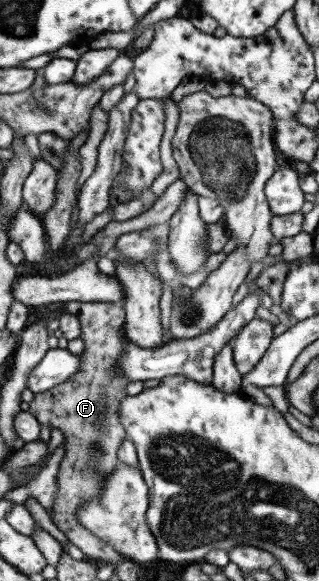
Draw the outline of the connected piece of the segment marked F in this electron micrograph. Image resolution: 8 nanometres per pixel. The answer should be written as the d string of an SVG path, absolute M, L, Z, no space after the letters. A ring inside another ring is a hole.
M68 301L64 304L66 312L77 315L82 324L80 338L84 340L85 350L78 356L80 368L78 374L68 381L48 392L35 394L29 402L28 412L40 425L49 427L50 431L59 429L64 436L62 445L66 452L59 465L58 492L54 494L49 514L52 521L87 559L102 559L115 565L128 558L88 531L77 519L77 514L84 503L96 501L102 495L103 481L119 462L118 448L124 439L129 439L118 418L120 401L127 396L125 388L131 383L118 372L118 359L130 343L123 326L125 309L120 304L107 301Z

